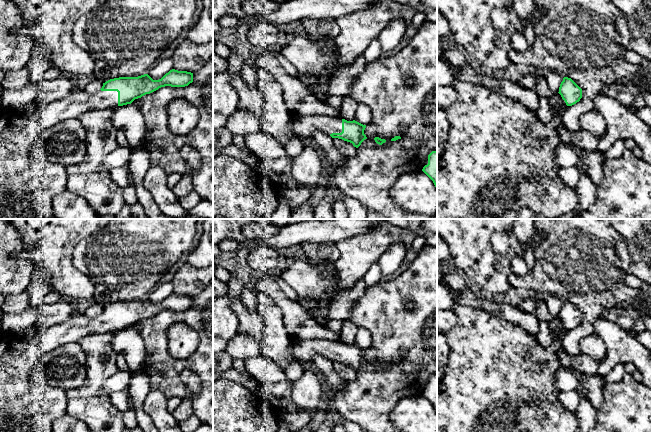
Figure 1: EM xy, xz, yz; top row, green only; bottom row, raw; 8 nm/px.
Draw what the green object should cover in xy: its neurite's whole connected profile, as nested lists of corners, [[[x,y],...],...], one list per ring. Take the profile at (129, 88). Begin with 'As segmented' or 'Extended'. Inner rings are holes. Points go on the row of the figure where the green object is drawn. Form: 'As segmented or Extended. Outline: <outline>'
Extended. Outline: [[[172,69],[159,80],[153,80],[148,74],[110,79],[94,94],[75,87],[67,97],[42,106],[29,116],[20,110],[1,108],[0,219],[55,219],[53,200],[66,190],[67,167],[57,163],[42,162],[31,154],[32,145],[47,127],[71,118],[78,118],[89,110],[131,104],[135,99],[161,87],[185,87],[192,82],[193,73]]]

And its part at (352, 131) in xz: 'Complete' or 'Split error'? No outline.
Split error

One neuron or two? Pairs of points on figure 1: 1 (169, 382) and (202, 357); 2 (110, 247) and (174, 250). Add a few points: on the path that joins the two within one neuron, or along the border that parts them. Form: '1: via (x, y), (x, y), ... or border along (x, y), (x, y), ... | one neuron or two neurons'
1: via (174, 373), (183, 364), (193, 363) | one neuron
2: via (126, 247), (158, 247) | one neuron

